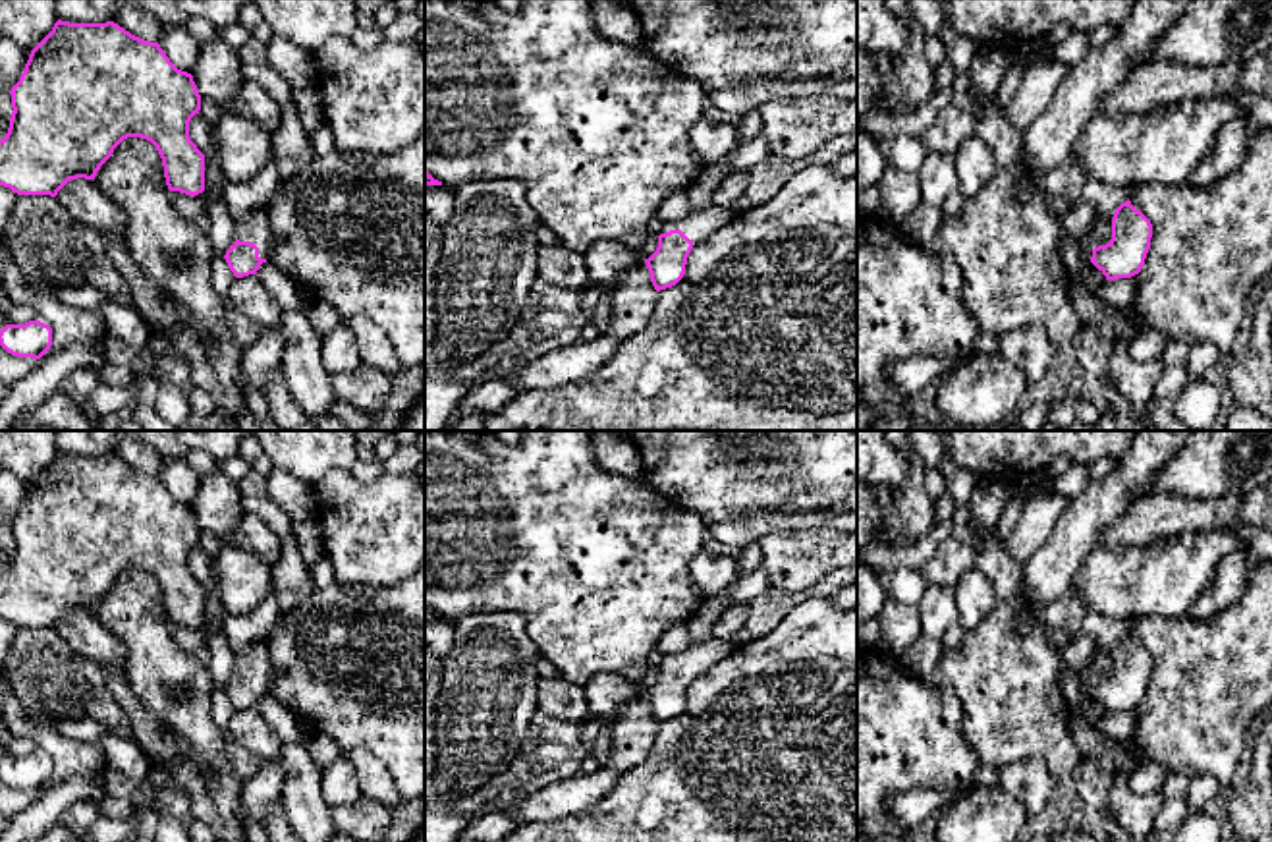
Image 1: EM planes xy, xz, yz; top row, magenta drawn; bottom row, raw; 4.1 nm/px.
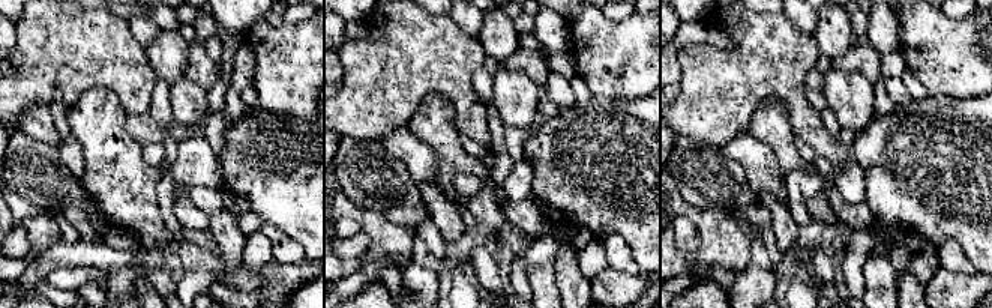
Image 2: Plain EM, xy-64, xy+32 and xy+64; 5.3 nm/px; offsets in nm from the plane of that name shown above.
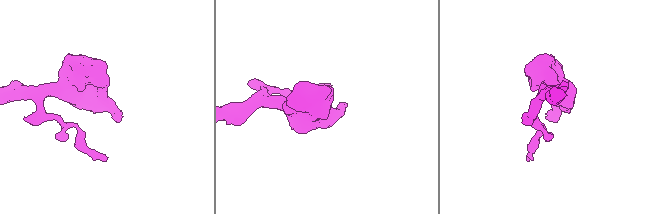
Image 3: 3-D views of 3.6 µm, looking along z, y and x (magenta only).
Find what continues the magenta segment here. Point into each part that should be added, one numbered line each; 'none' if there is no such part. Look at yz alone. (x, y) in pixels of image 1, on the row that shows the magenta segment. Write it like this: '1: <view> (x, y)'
1: yz (1087, 242)

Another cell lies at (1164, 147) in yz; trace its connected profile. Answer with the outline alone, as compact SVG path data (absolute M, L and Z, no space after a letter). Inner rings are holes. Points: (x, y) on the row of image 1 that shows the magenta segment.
M1230 95L1185 98L1148 116L1098 110L1075 139L1071 160L1108 185L1179 187L1230 122L1243 122Z

